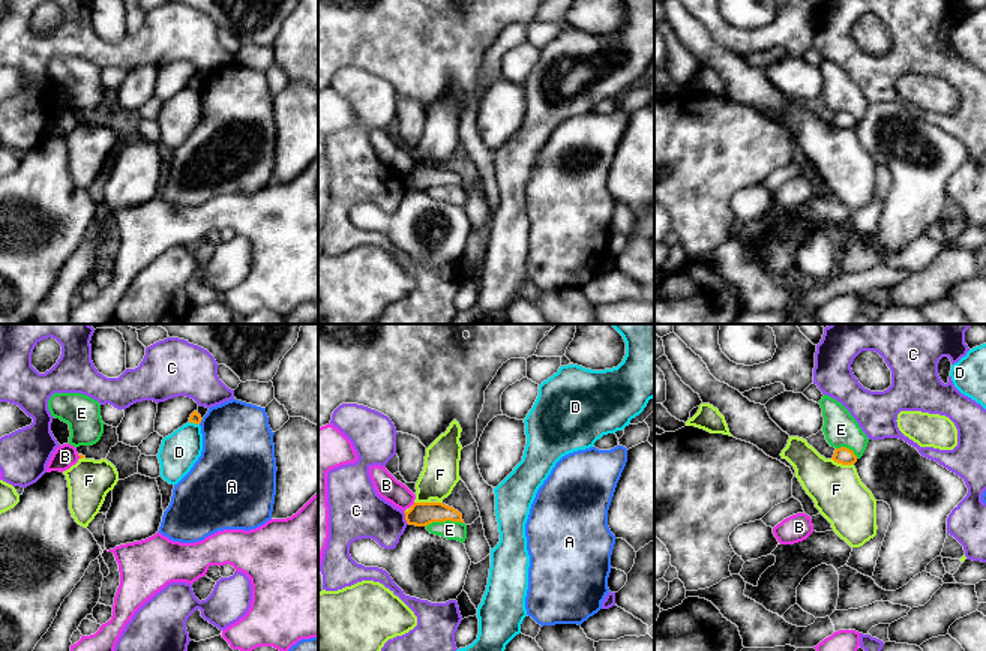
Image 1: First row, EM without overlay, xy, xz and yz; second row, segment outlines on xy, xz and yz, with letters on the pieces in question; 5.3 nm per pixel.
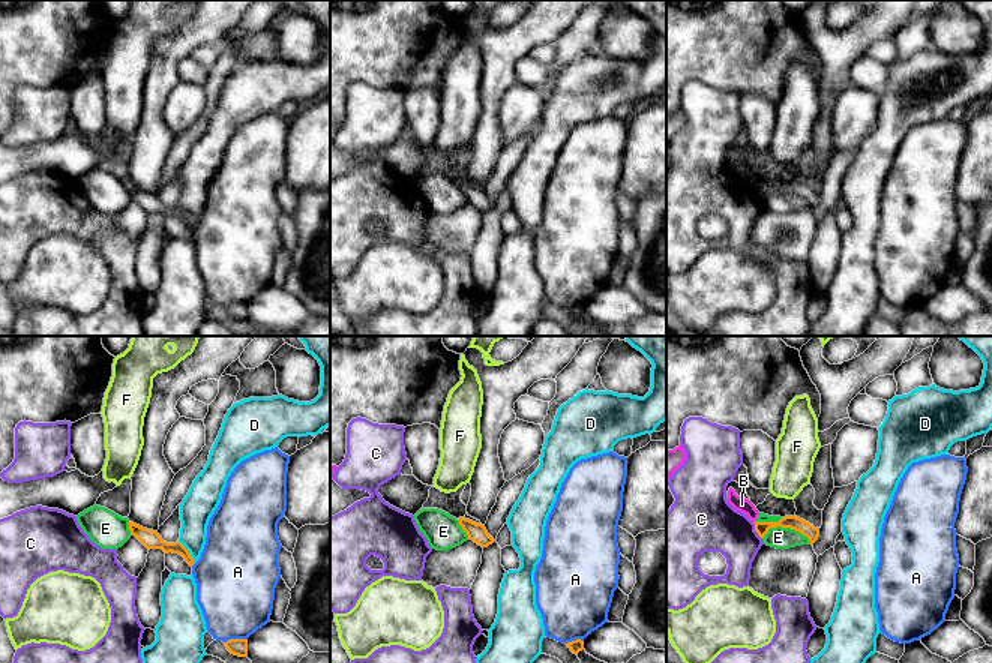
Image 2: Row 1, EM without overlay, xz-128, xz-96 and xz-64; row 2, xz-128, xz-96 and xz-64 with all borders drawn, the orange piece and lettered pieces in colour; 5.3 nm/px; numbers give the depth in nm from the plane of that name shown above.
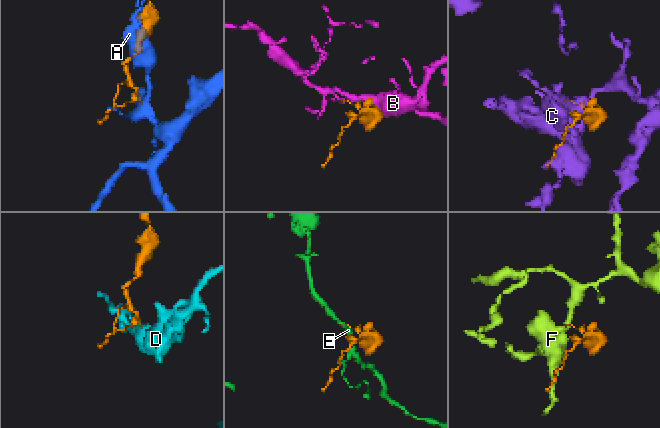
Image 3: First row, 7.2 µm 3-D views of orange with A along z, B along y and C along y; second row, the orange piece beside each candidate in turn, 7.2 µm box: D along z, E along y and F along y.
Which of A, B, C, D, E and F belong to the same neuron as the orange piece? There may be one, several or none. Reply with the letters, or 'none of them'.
none of them

